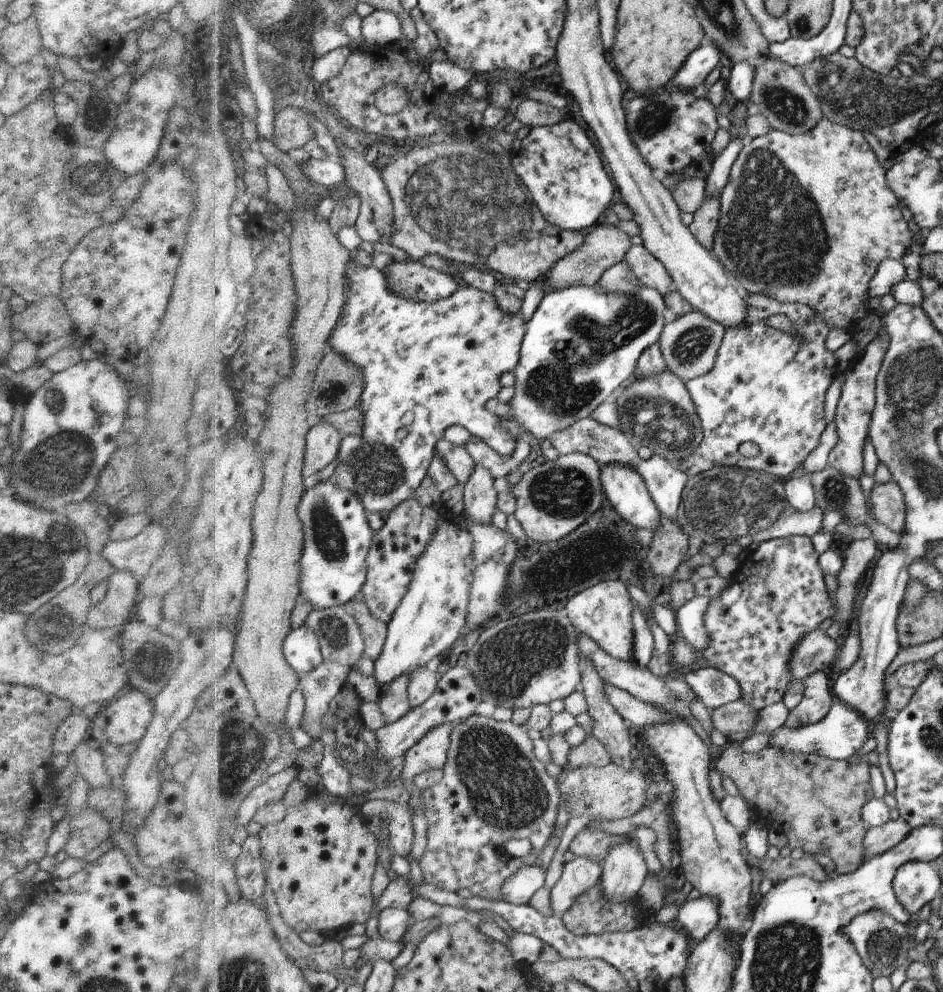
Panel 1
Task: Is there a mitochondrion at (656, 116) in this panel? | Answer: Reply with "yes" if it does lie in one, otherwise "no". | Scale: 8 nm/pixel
yes

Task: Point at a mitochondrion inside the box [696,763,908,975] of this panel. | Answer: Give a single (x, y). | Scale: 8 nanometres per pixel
(884, 942)

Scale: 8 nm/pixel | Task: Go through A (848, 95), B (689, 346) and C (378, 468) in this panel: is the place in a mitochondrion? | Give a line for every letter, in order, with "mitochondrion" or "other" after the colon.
A: mitochondrion
B: mitochondrion
C: mitochondrion

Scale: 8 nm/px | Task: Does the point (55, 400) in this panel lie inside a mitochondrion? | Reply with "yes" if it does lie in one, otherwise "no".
yes

